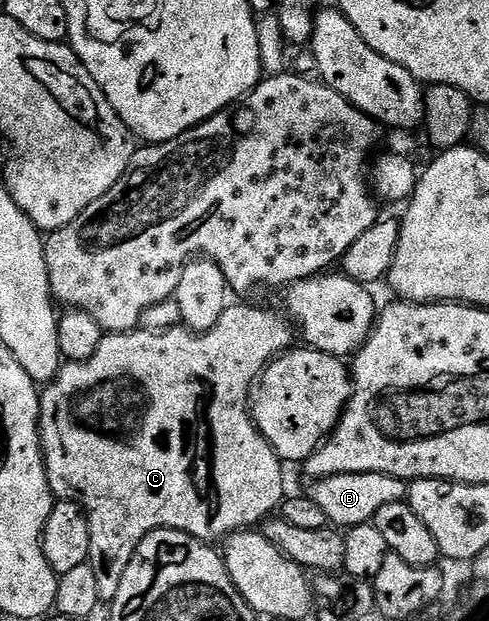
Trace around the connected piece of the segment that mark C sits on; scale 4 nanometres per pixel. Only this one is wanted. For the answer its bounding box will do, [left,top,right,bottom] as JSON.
[39,303,297,603]

